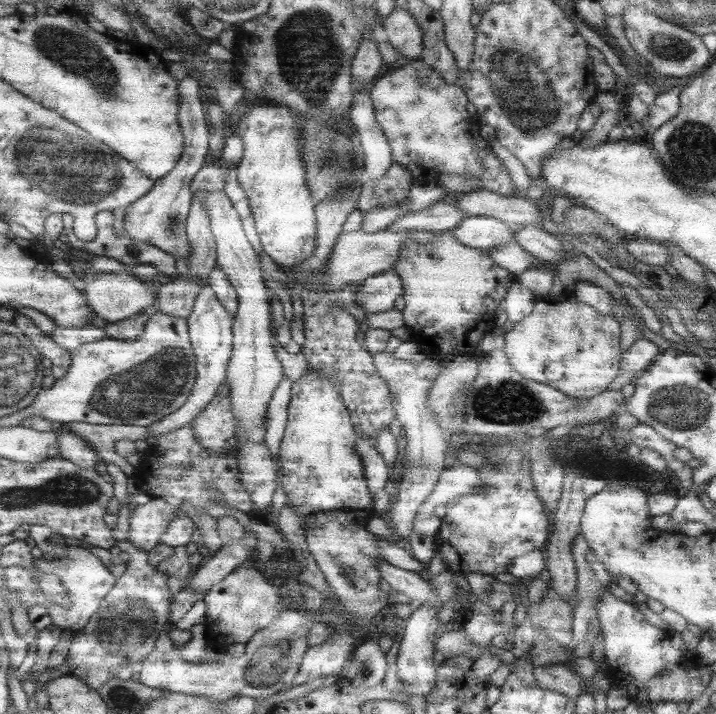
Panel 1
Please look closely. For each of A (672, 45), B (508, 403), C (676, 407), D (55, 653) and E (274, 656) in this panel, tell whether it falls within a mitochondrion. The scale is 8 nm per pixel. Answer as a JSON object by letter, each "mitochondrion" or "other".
{"A":"mitochondrion","B":"mitochondrion","C":"mitochondrion","D":"other","E":"mitochondrion"}

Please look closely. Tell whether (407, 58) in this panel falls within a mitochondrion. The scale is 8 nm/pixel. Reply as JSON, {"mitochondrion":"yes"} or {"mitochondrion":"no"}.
{"mitochondrion":"no"}

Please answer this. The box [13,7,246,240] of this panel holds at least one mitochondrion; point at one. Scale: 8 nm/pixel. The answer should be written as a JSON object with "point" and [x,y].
{"point":[70,48]}

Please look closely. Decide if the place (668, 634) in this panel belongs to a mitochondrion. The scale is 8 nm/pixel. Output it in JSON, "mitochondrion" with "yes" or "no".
{"mitochondrion":"no"}

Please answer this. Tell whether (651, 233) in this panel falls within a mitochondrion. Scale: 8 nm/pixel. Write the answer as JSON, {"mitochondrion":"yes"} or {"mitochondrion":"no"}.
{"mitochondrion":"no"}

